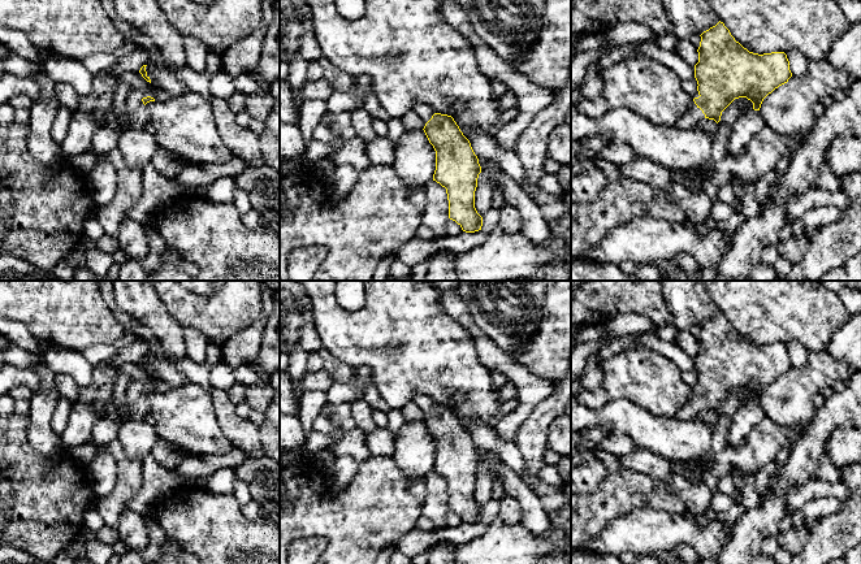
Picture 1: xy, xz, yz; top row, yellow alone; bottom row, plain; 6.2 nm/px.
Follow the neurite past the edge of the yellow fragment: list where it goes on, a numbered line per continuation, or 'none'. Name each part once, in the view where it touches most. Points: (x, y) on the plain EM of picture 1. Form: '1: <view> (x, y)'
1: yz (693, 407)

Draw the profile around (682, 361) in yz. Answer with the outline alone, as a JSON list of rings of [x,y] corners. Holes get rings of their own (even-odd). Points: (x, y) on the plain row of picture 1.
[[[652,331],[636,334],[636,343],[629,348],[652,348],[672,361],[682,374],[695,369],[695,357],[684,352],[674,340],[663,340]]]

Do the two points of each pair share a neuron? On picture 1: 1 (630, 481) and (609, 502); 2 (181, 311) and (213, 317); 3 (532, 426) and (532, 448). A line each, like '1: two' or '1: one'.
1: one
2: one
3: one

